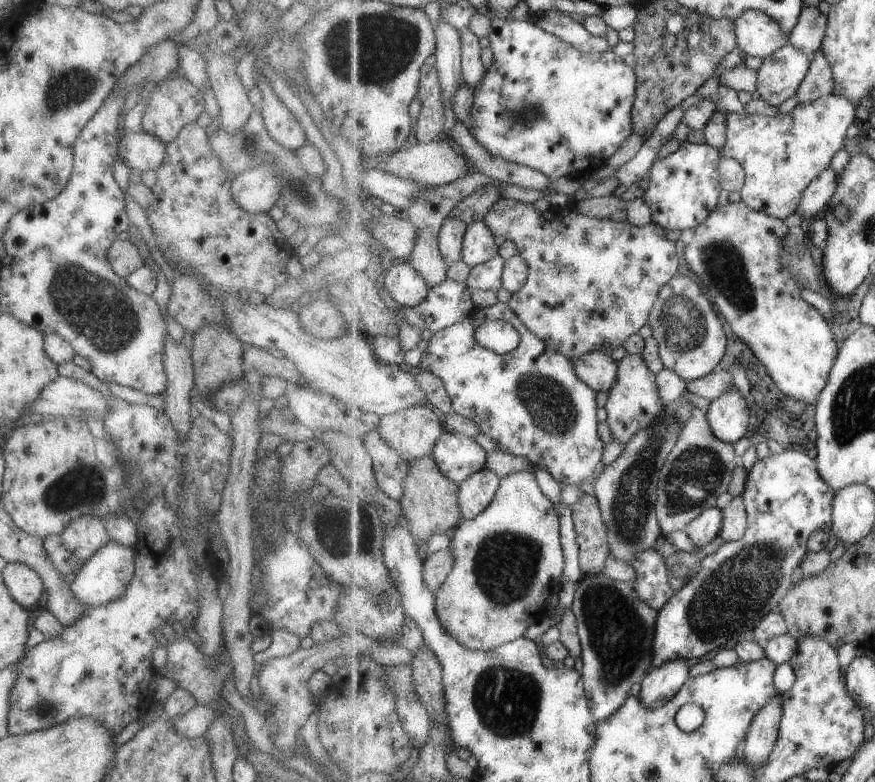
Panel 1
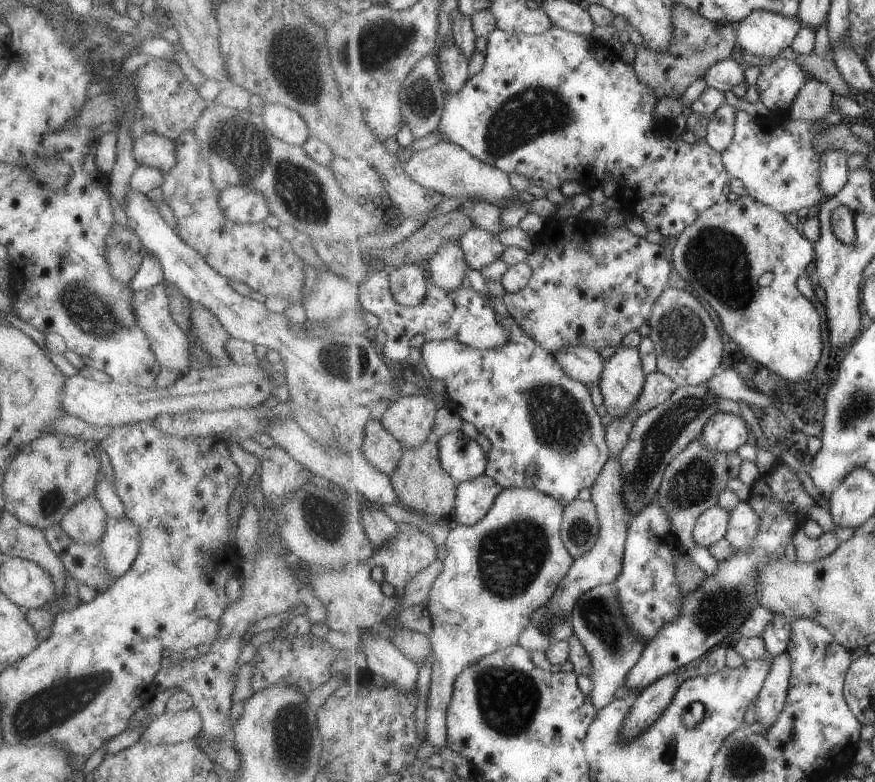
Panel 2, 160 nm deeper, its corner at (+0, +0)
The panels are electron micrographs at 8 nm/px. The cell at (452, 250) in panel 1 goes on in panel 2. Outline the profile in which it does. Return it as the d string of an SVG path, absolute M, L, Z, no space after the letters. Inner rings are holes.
M459 242L446 243L429 261L428 269L437 287L448 292L462 288L469 267Z

